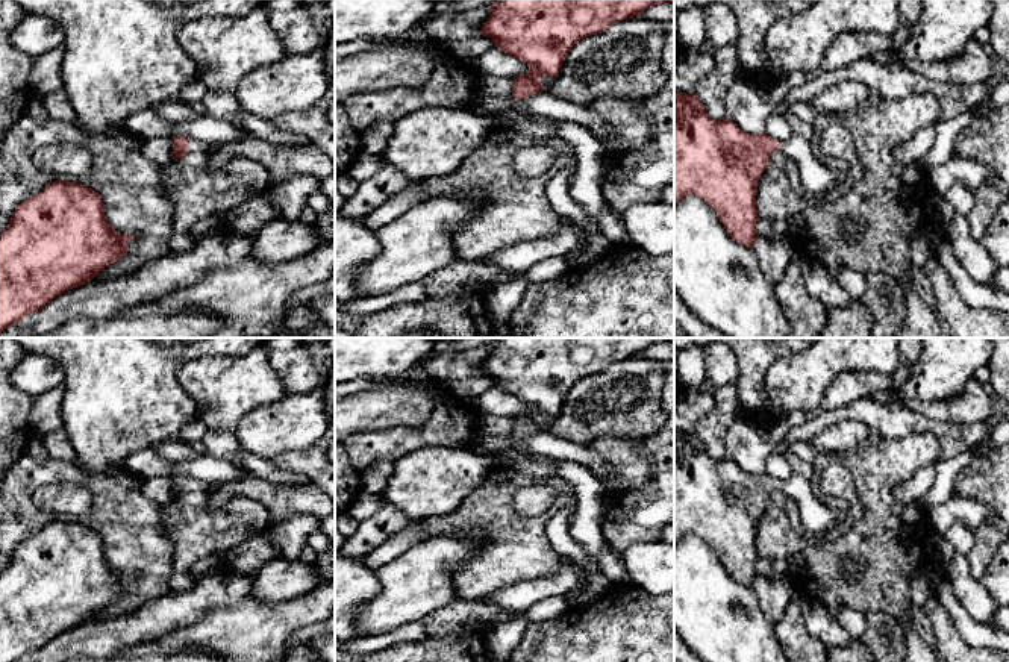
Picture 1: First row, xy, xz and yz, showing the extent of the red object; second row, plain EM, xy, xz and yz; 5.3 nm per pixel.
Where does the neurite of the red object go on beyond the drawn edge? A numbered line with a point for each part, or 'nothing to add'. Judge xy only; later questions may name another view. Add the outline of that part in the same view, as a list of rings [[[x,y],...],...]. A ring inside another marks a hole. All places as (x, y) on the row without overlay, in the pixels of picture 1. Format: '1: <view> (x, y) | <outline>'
1: xy (193, 484) | [[[189,477],[188,479],[188,488],[189,488],[189,491],[206,492],[206,491],[211,489],[211,485],[209,483],[205,483],[201,480],[197,480],[197,479]]]

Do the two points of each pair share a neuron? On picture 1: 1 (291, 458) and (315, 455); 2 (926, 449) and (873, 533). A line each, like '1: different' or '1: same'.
1: same
2: same

